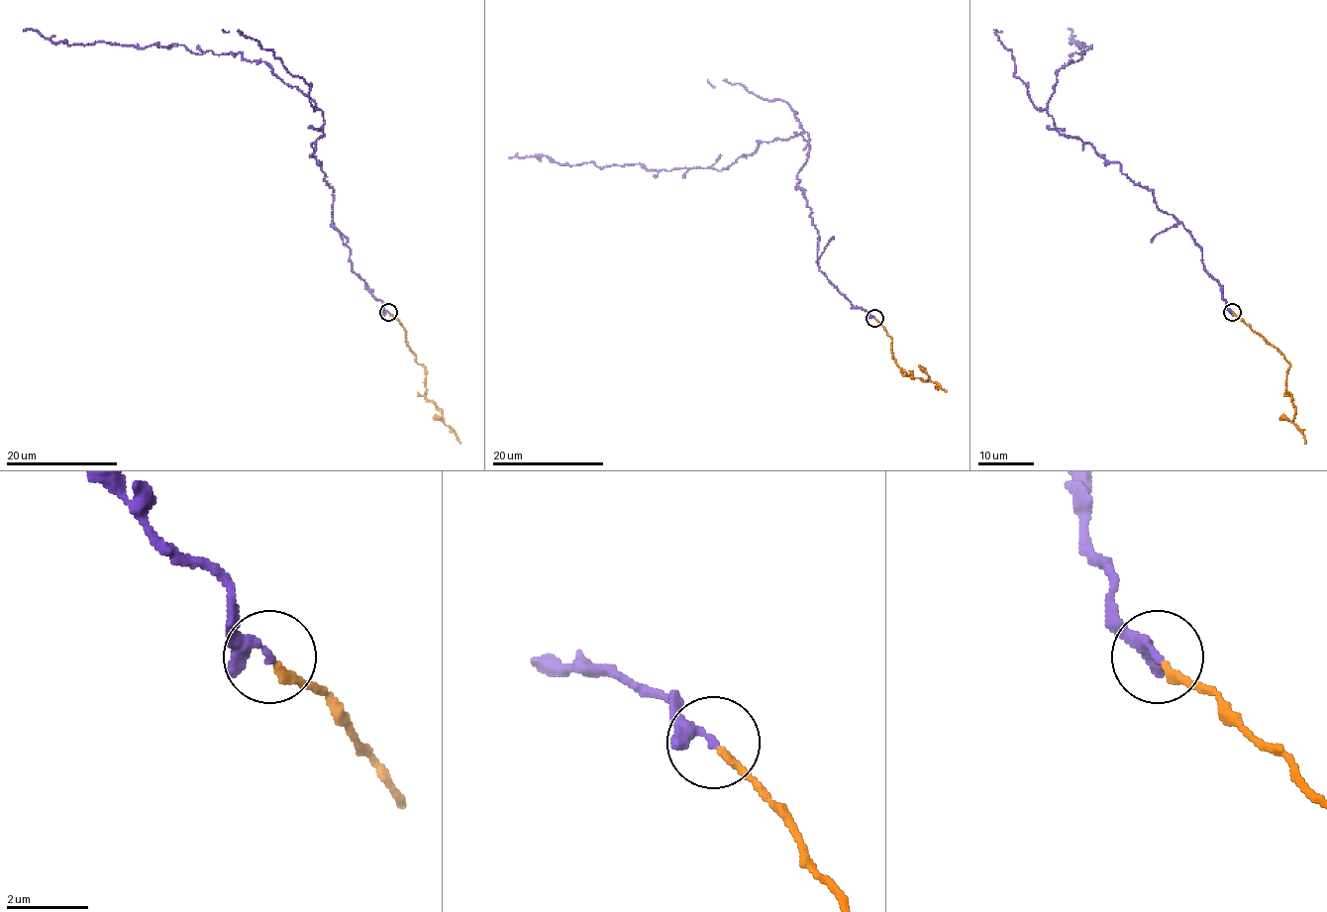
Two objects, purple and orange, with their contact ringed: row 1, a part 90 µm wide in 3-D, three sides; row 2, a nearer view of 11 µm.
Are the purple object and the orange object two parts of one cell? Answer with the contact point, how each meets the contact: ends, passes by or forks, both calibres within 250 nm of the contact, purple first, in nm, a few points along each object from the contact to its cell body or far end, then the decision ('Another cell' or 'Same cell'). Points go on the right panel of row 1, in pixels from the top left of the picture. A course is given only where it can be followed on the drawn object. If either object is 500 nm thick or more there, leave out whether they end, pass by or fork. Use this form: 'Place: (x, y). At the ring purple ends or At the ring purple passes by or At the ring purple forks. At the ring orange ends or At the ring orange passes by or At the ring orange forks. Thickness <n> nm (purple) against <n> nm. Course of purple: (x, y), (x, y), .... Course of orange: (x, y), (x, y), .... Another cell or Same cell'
Place: (1232, 312). At the ring purple passes by. At the ring orange ends. Thickness 190 nm (purple) against 200 nm. Course of purple: (1232, 313), (1202, 249), (1151, 190), (1056, 130), (1046, 103), (1058, 71), (1085, 52), (1070, 42), (1072, 31). Course of orange: (1232, 313), (1273, 345), (1290, 365), (1286, 375), (1286, 392), (1295, 413), (1293, 423), (1306, 444). Same cell

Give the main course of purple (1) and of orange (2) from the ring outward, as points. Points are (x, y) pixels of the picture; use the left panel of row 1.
1: (388, 313), (333, 225), (333, 190), (312, 154), (320, 110), (263, 61), (23, 31)
2: (389, 313), (406, 331), (406, 345), (426, 375), (426, 397), (441, 413), (444, 423), (460, 444)

